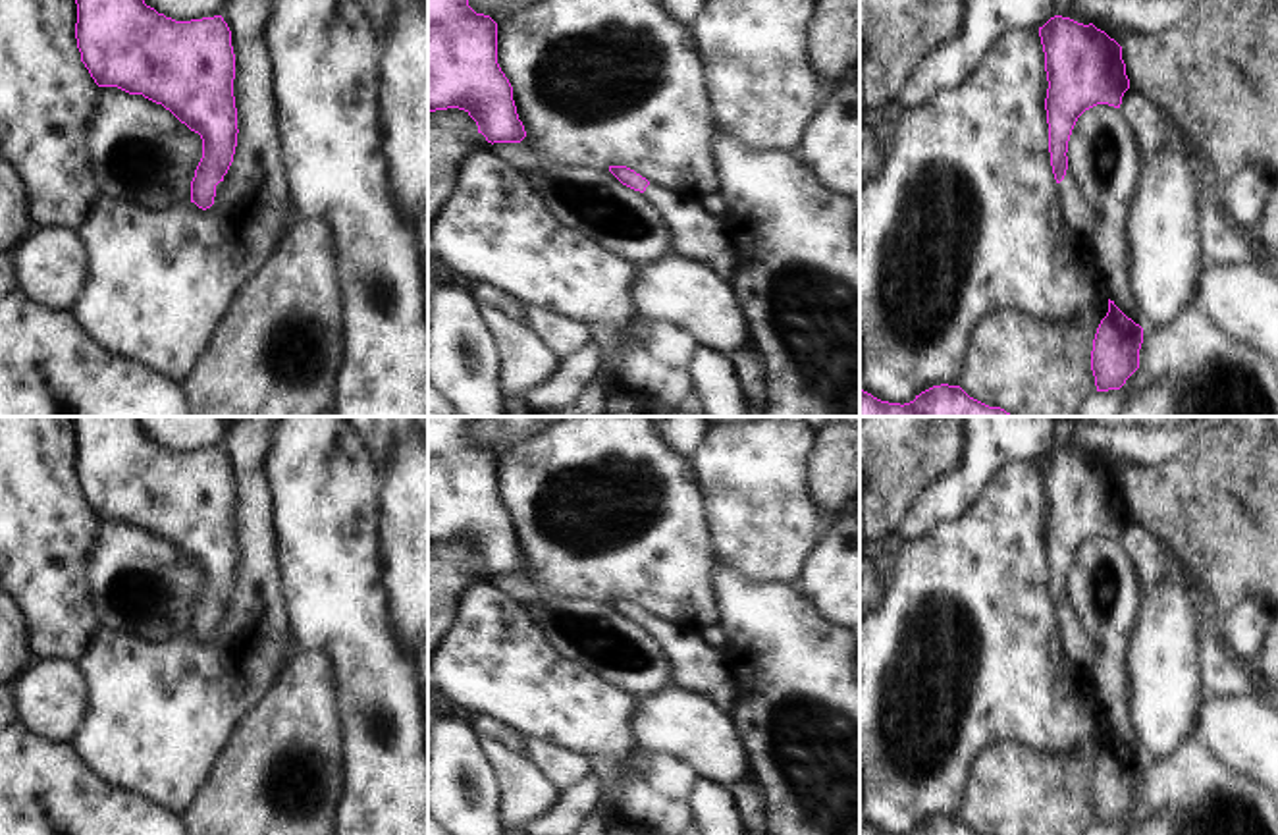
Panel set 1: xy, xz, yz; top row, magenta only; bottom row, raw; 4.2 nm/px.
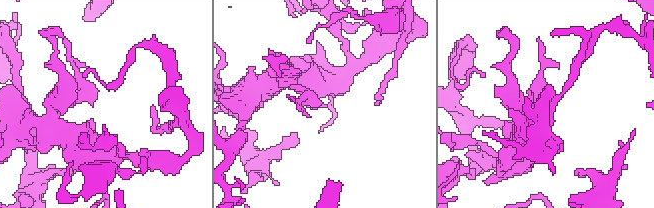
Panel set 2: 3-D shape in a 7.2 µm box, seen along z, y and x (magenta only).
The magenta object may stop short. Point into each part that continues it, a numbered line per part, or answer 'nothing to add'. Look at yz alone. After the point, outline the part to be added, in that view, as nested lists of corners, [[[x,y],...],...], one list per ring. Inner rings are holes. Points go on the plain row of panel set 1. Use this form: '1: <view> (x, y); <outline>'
1: yz (1076, 643); [[[1066,602],[1064,611],[1058,615],[1058,625],[1064,652],[1078,665],[1091,669],[1095,660],[1099,658],[1099,650],[1085,633],[1083,623],[1079,621],[1070,602]]]

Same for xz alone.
1: xz (696, 666); [[[655,615],[646,619],[644,629],[669,660],[675,687],[696,690],[721,712],[731,714],[736,692],[721,648],[711,648],[698,633],[684,633]]]

